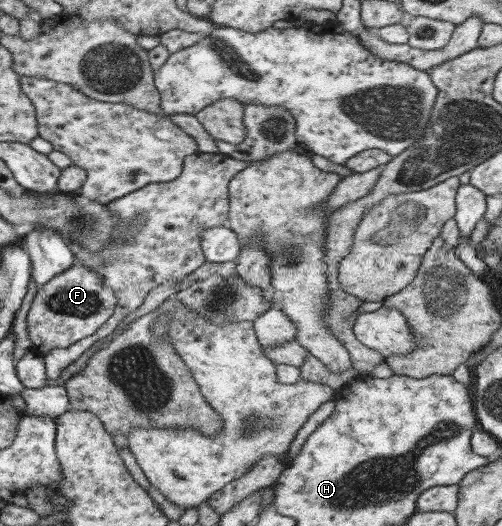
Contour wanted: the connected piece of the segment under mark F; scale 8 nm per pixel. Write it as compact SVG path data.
M74 264L68 270L55 274L54 278L43 284L39 292L35 294L26 314L26 332L31 341L30 352L42 356L47 350L53 348L67 348L78 340L91 336L95 330L112 315L117 304L115 293L111 288L103 285L103 279L95 271Z

